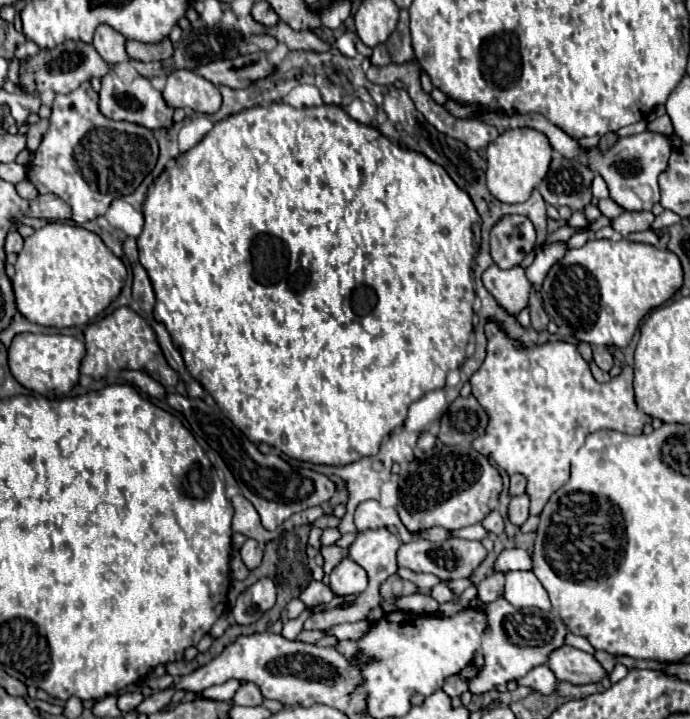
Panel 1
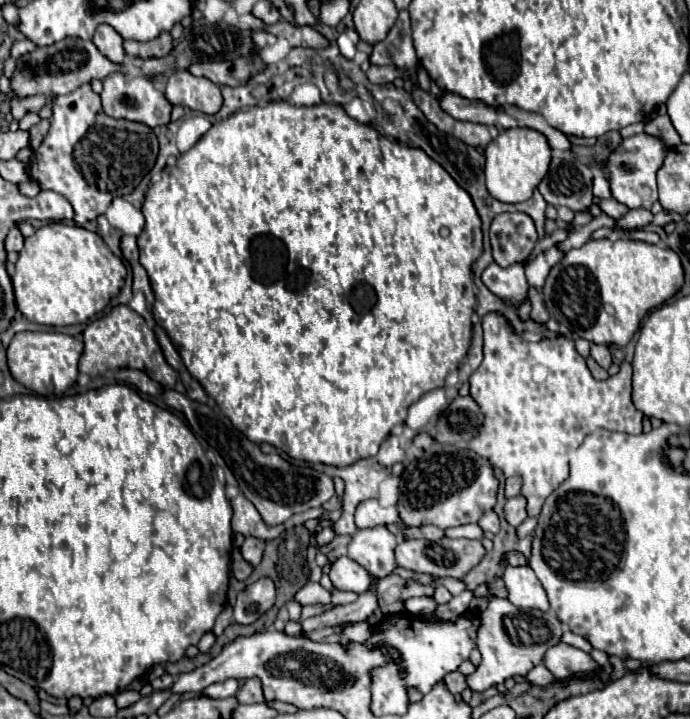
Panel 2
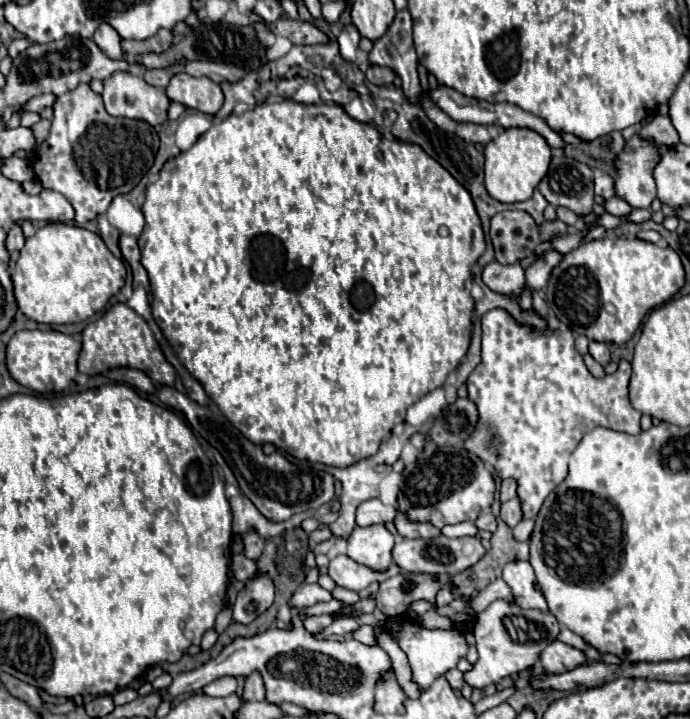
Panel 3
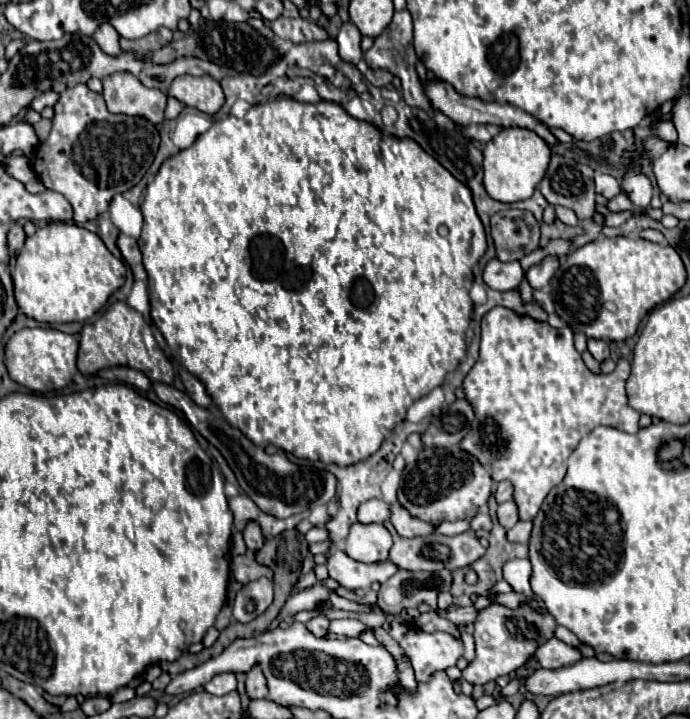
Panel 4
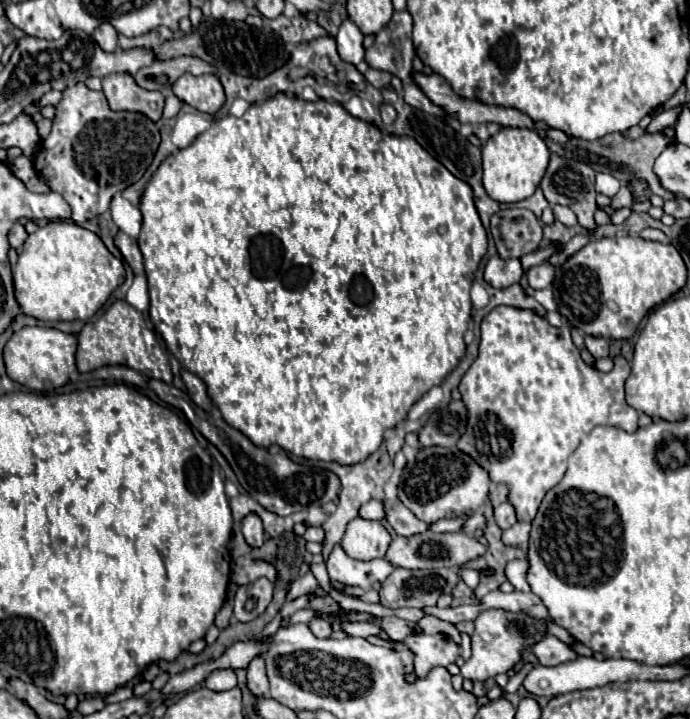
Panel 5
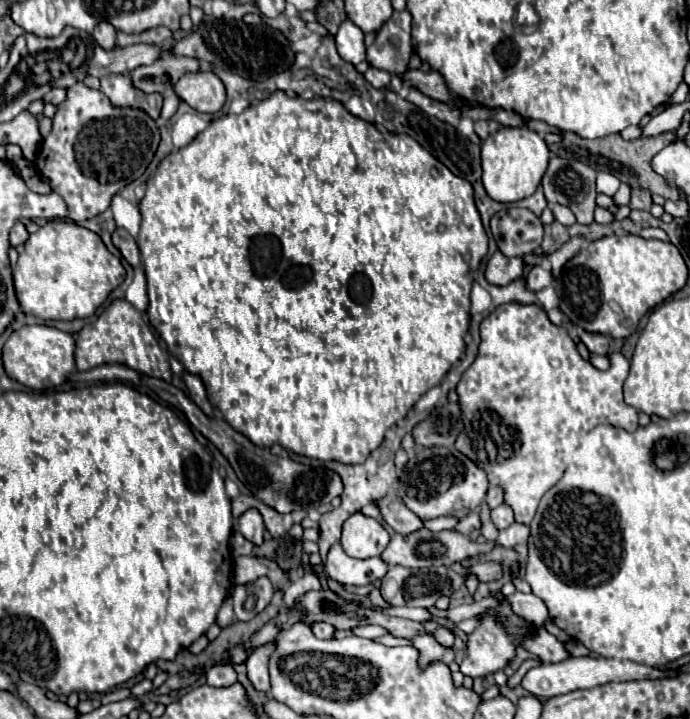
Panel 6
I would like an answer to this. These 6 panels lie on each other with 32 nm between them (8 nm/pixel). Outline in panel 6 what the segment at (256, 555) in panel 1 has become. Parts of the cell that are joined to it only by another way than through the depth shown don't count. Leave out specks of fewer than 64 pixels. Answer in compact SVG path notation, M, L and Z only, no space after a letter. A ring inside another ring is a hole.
M248 508L248 512L244 512L238 518L238 530L242 532L244 538L248 538L258 546L264 540L264 530L266 530L260 512L256 508Z

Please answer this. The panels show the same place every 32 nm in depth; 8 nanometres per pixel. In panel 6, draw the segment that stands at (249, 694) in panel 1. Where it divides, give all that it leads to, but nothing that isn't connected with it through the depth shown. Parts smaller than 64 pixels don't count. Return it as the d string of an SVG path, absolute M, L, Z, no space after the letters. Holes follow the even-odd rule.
M266 642L264 646L256 648L248 660L248 678L254 684L256 690L270 690L270 676L268 676L268 656L272 656L272 648L276 648L276 642Z

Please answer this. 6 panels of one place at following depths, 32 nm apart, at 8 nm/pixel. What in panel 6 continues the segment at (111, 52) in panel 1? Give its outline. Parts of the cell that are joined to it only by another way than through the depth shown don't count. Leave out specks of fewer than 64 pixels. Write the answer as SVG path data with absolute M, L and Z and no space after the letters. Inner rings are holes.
M108 22L96 24L92 36L104 50L112 50L116 46L116 28L112 28L112 24L108 24Z

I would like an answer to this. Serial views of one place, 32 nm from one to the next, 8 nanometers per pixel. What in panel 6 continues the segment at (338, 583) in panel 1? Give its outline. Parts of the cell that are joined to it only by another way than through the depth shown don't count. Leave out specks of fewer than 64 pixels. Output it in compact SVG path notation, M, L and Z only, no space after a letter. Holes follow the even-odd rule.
M338 542L330 548L324 566L332 580L346 586L366 586L380 580L388 572L388 566L382 558L372 556L368 560L356 560L348 556Z

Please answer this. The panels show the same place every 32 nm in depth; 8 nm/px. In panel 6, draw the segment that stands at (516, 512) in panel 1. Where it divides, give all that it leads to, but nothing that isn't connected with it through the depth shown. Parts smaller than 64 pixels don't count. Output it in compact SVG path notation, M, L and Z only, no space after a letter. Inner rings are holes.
M502 504L498 508L492 508L490 510L490 518L492 518L492 522L494 522L494 526L498 530L504 530L510 524L514 524L514 514L512 514L512 510L506 504Z

